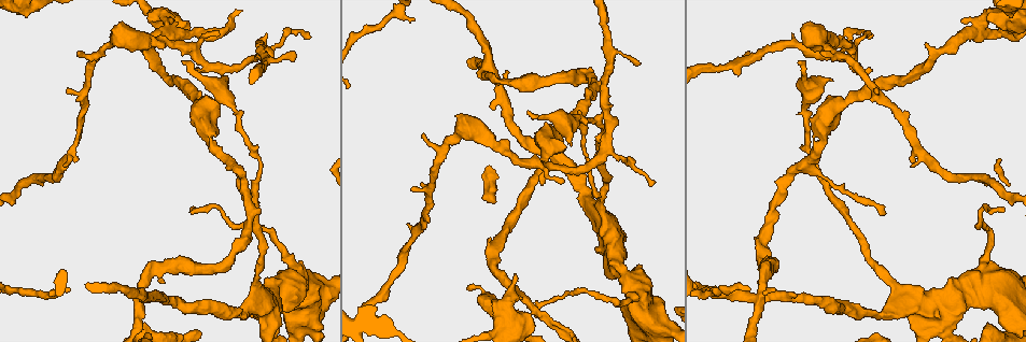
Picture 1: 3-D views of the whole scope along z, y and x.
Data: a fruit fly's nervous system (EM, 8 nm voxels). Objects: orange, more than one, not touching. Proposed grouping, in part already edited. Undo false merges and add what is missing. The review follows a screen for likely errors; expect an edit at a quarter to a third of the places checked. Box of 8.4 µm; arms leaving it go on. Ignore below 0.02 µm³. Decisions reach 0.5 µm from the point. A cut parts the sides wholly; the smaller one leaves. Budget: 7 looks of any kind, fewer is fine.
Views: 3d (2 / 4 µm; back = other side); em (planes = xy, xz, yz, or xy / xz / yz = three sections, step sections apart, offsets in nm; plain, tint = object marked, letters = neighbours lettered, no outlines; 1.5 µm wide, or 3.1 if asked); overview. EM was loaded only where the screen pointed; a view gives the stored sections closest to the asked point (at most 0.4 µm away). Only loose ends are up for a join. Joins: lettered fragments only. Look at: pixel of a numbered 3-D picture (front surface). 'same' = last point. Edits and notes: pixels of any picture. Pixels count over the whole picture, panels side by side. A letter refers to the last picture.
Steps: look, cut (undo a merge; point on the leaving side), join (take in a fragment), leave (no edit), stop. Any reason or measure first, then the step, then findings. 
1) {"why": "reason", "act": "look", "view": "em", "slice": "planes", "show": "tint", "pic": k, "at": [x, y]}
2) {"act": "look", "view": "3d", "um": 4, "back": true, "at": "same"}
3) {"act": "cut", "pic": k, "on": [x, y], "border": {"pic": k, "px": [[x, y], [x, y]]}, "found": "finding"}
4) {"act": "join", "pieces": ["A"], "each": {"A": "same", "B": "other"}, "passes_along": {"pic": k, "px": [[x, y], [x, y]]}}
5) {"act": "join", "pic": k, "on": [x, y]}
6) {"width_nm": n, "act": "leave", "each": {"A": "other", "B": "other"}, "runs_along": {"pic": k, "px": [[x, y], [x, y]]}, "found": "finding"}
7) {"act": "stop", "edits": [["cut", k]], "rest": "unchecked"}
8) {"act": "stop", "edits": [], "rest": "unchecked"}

{"why": "three arms meet", "act": "look", "view": "3d", "um": 2, "pic": 1, "at": [512, 289]}

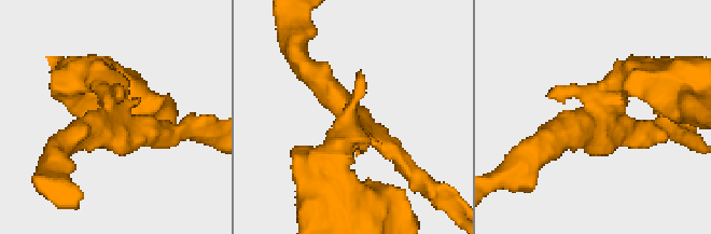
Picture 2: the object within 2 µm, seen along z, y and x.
{"arms": 3, "arm_widths_nm": [170, 220, 280], "act": "look", "view": "em", "slice": "yz", "step": 8, "show": "tint", "pic": 2, "at": [351, 117]}

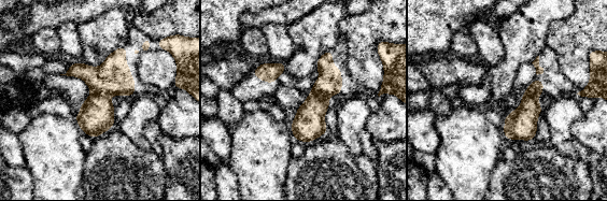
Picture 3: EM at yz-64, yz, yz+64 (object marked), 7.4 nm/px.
{"act": "look", "view": "em", "slice": "planes", "show": "letters", "at": "same"}

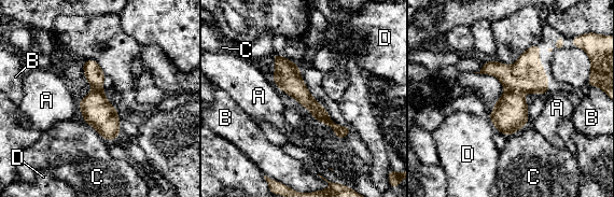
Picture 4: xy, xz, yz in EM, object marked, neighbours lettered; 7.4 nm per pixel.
{"act": "cut", "pic": 4, "on": [525, 75], "each": {"A": "other", "B": "other", "C": "other", "D": "other"}, "border": {"pic": 4, "px": [[507, 88], [520, 93]]}, "found": "two neurons meet here"}

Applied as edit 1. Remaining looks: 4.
{"why": "sudden change in width", "act": "look", "view": "3d", "um": 2, "pic": 1, "at": [149, 41]}

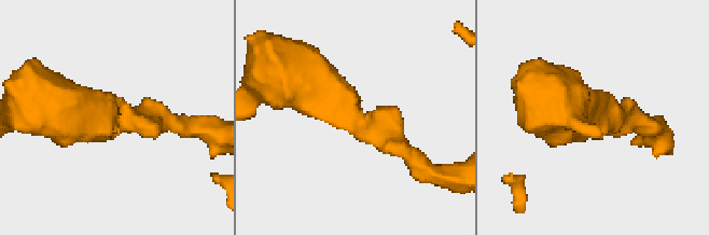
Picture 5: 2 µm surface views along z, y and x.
{"arm_widths_nm": [190, 500], "act": "look", "view": "em", "slice": "planes", "show": "tint", "pic": 5, "at": [364, 125]}

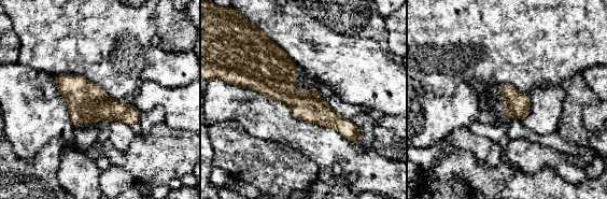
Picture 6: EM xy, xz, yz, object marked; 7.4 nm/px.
{"act": "look", "view": "em", "slice": "planes", "show": "letters", "at": "same"}

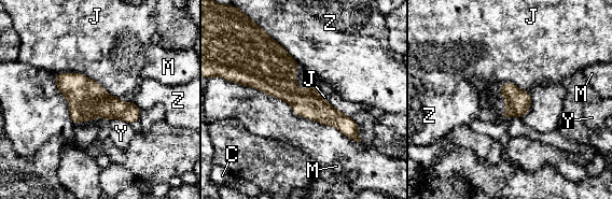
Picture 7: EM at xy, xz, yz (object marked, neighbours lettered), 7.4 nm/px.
{"act": "leave", "each": {"C": "other", "J": "other", "M": "other", "Y": "other", "Z": "other"}, "runs_along": {"pic": 7, "px": [[244, 75], [273, 75], [356, 136]]}, "found": "one neuron here"}

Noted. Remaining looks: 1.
{"why": "tapers out", "act": "look", "view": "em", "slice": "planes", "show": "letters", "pic": 1, "at": [638, 63]}

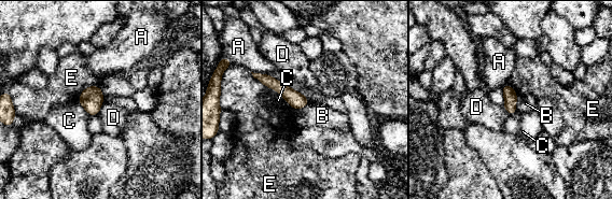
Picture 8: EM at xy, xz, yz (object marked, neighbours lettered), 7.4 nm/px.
{"longest_contact_nm": ["C", 280], "act": "leave", "each": {"A": "other", "B": "other", "C": "other", "D": "other", "E": "other"}, "border": {"pic": 8, "px": [[517, 95], [516, 112]]}, "found": "none of them fits"}

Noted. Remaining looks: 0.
{"act": "stop", "edits": [["cut", 4]], "rest": "unchecked"}

